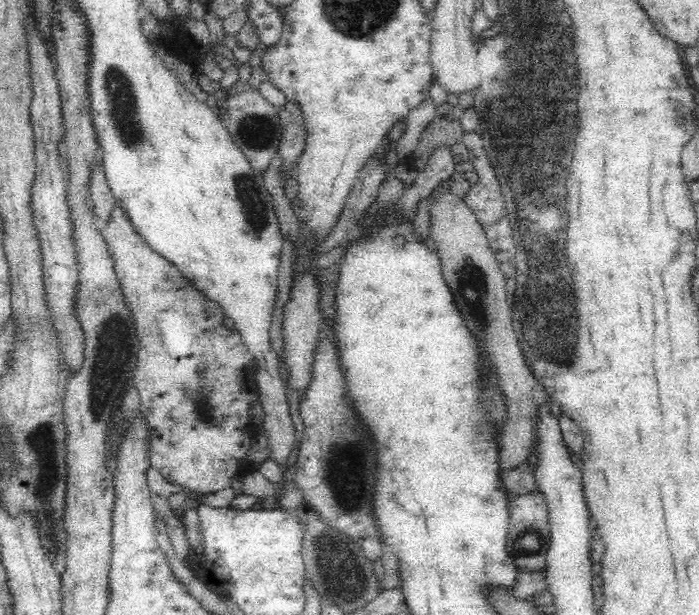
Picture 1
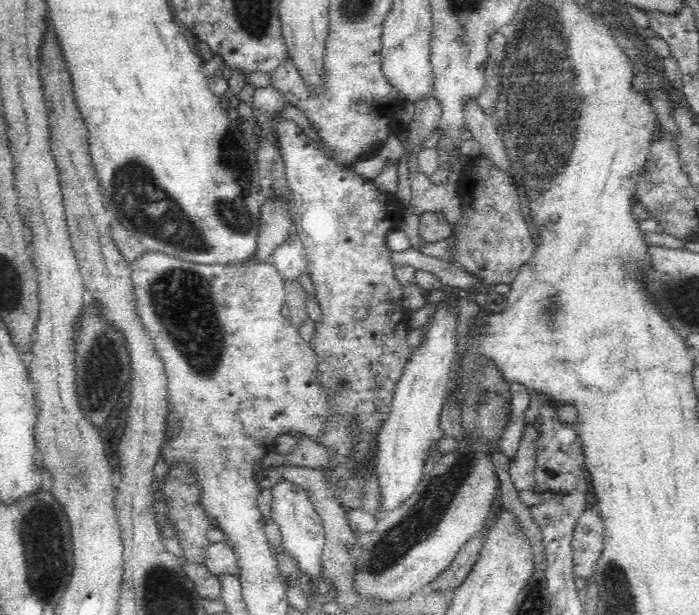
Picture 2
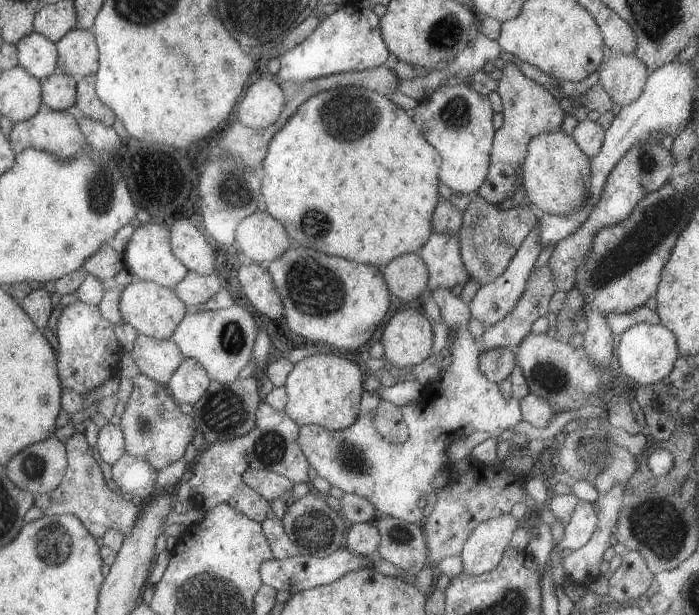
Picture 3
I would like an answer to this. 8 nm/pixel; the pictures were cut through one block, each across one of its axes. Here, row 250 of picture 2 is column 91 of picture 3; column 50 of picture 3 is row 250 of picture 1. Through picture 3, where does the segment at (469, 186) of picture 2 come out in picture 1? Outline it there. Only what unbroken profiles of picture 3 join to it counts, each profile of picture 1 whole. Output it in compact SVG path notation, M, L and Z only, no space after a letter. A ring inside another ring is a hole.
M476 131L464 132L461 142L464 142L469 151L469 160L472 162L479 178L476 184L464 191L463 201L470 207L470 210L481 223L498 265L514 260L515 242L512 242L512 228L508 224L508 213L503 199L503 192L499 185L499 178L496 176L495 171L491 170L491 162L483 146L482 137Z

